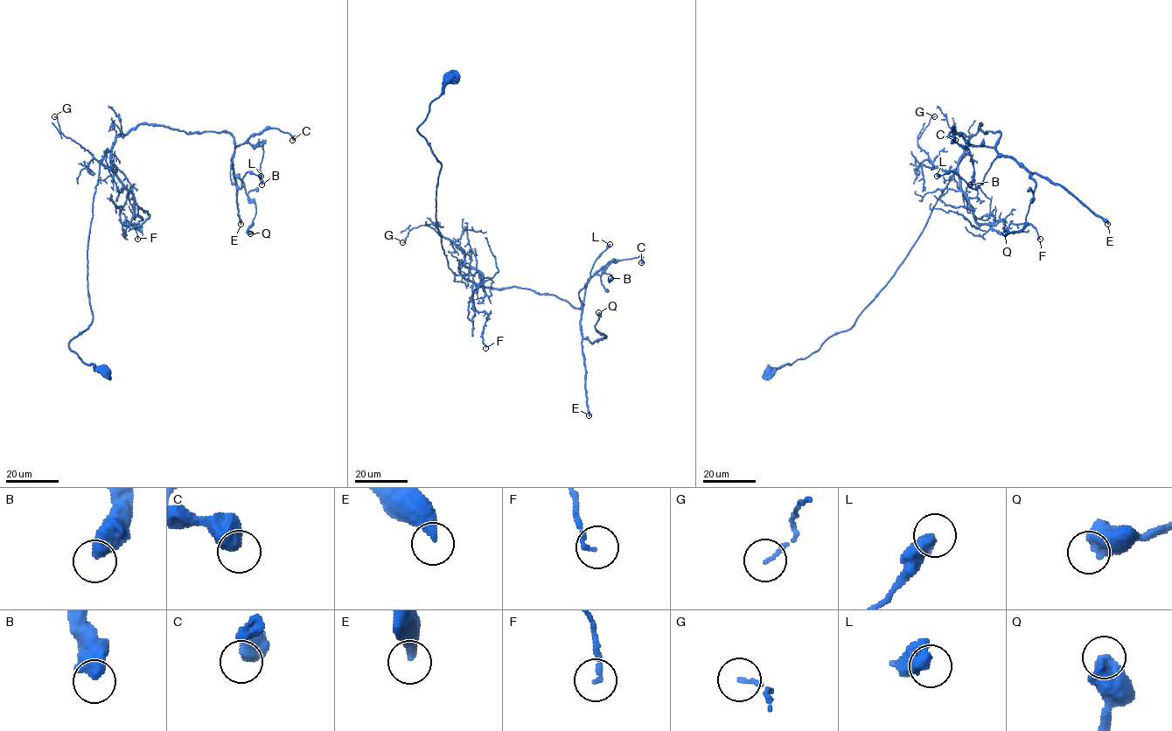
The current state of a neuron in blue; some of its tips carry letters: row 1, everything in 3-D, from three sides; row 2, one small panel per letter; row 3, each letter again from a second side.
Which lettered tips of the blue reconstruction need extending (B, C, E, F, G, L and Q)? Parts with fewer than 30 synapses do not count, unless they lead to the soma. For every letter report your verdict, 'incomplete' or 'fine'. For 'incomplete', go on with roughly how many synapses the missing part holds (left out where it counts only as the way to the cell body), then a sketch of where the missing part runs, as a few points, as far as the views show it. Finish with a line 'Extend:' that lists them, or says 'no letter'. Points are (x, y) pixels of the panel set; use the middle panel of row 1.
B: fine
C: fine
E: incomplete; about 70 synapses
F: fine
G: fine
L: fine
Q: fine
Extend: E

